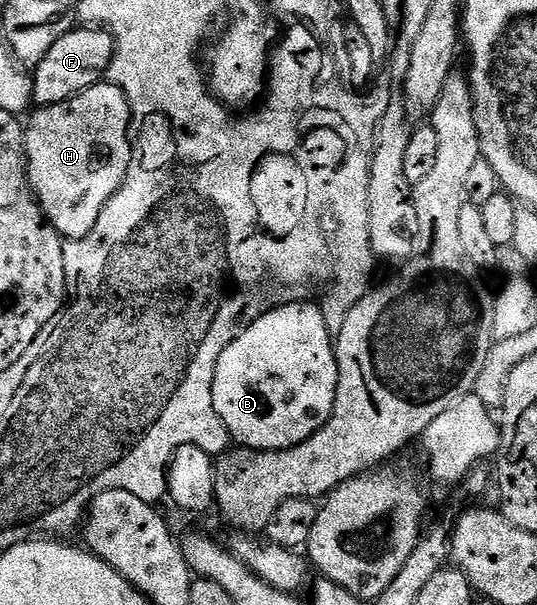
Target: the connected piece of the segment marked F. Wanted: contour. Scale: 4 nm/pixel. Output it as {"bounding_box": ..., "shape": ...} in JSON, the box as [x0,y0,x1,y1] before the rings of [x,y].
{"bounding_box":[32,28,113,106],"shape":[[[72,28],[64,36],[60,36],[60,40],[56,40],[56,44],[52,44],[52,48],[48,48],[48,52],[44,56],[44,60],[40,60],[38,66],[32,70],[32,98],[38,106],[51,106],[57,102],[68,100],[72,96],[76,96],[82,90],[86,90],[95,82],[99,81],[100,76],[105,75],[106,67],[109,66],[111,56],[113,54],[113,38],[102,28]]]}

